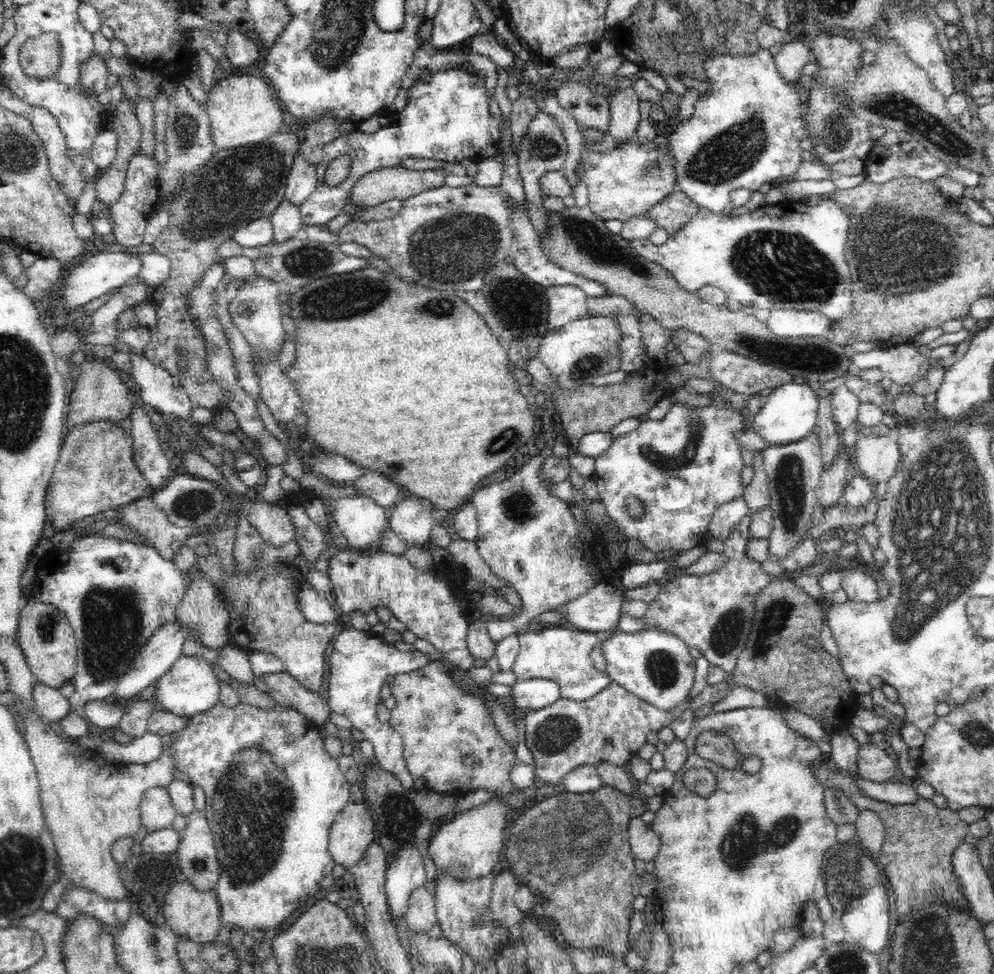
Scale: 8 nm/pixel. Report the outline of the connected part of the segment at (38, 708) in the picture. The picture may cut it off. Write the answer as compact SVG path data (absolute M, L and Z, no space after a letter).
M33 682L33 708L38 715L52 722L60 722L70 713L69 699L66 699L60 689L55 689L40 683Z

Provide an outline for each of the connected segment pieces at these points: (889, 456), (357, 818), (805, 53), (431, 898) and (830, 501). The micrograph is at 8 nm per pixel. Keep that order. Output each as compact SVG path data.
M862 436L855 445L861 476L874 484L888 483L900 466L900 447L895 436Z
M350 800L336 815L329 832L328 850L335 864L341 864L345 870L352 868L364 856L368 845L376 840L375 823L372 821L373 811L366 800L358 803Z
M796 40L782 45L782 50L775 56L774 62L782 78L798 89L798 78L807 71L810 56L812 55L808 44Z
M422 884L412 890L405 919L409 928L416 934L427 933L437 923L435 894L428 885Z
M848 456L834 457L830 467L822 469L821 482L817 488L817 498L819 499L819 510L825 510L830 506L838 505L843 502L844 487L847 484Z

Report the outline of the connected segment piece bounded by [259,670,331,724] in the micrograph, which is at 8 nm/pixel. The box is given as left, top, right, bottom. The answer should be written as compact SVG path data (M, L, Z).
M285 670L279 673L261 674L260 680L268 686L268 693L277 704L299 710L316 724L324 724L331 711L317 692L306 690Z

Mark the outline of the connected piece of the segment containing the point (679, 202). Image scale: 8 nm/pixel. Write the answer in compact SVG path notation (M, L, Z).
M672 191L662 202L655 204L646 217L654 219L658 227L676 234L697 213L699 206L685 194Z

